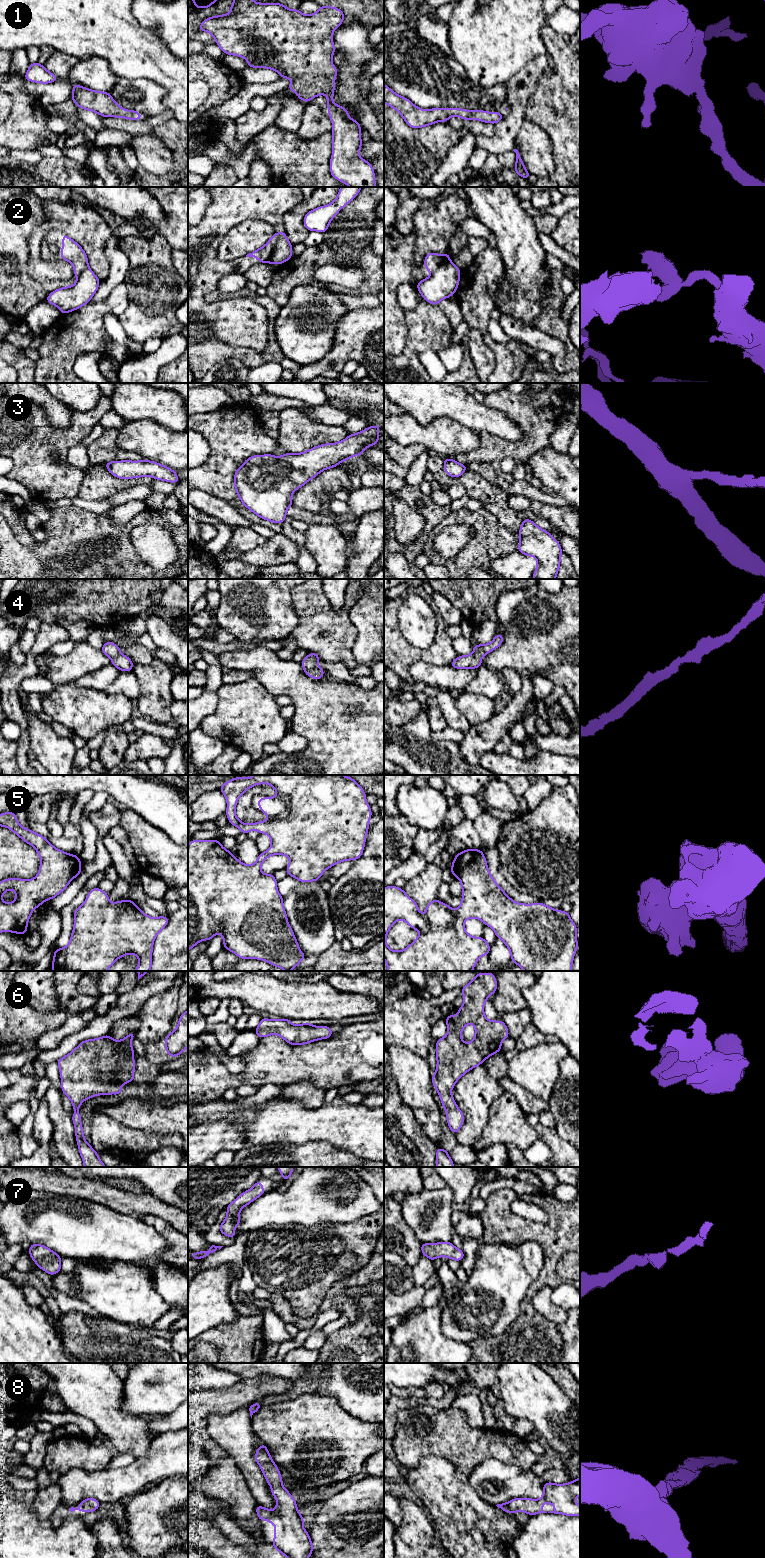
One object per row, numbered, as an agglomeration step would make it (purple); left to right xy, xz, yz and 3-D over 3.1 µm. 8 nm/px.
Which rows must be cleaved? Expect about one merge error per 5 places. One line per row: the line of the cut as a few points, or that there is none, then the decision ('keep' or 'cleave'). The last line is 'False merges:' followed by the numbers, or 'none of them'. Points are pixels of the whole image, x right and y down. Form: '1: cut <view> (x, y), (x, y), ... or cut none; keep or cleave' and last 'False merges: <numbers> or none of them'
1: cut none; keep
2: cut xz (285, 235), (277, 242), (268, 261); cleave
3: cut none; keep
4: cut none; keep
5: cut none; keep
6: cut none; keep
7: cut none; keep
8: cut none; keep
False merges: 2

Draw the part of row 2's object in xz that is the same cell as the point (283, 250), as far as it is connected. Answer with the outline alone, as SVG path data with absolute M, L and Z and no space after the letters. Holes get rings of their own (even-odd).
M285 236L277 242L275 249L269 259L269 263L282 264L287 260L292 258L292 244L289 242L288 238Z

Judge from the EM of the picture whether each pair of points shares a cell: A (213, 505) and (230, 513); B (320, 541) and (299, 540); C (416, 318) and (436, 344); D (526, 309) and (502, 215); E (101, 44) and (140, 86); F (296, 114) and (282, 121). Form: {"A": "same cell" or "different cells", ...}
{"A": "same cell", "B": "different cells", "C": "same cell", "D": "same cell", "E": "different cells", "F": "same cell"}

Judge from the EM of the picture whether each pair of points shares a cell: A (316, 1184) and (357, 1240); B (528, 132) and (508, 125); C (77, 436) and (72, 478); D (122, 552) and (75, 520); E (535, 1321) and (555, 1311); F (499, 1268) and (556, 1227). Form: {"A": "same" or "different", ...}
{"A": "different", "B": "different", "C": "same", "D": "same", "E": "different", "F": "different"}

